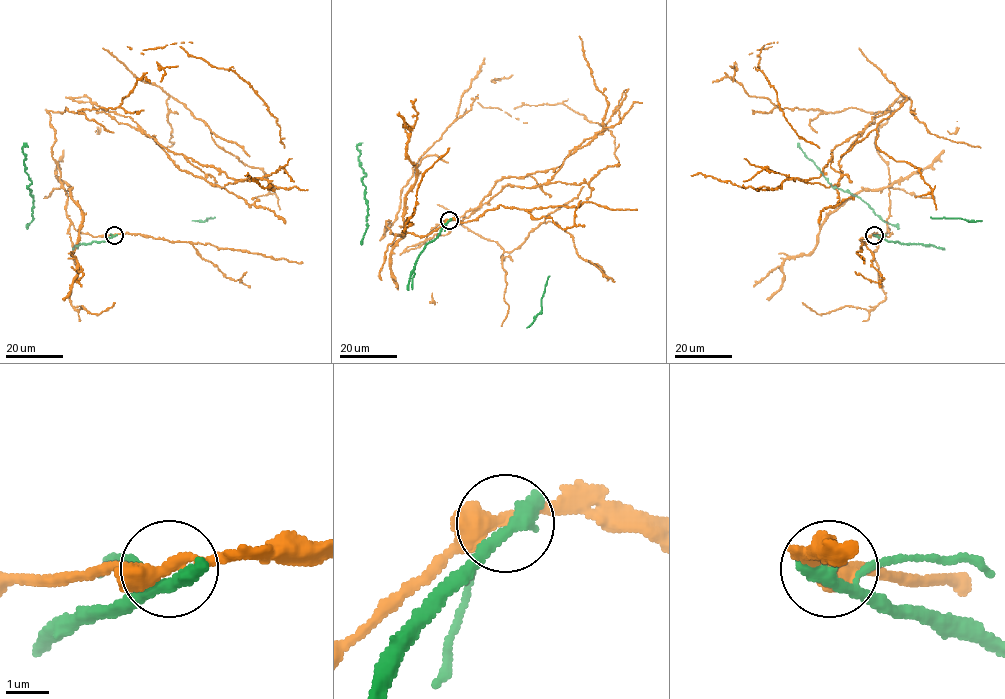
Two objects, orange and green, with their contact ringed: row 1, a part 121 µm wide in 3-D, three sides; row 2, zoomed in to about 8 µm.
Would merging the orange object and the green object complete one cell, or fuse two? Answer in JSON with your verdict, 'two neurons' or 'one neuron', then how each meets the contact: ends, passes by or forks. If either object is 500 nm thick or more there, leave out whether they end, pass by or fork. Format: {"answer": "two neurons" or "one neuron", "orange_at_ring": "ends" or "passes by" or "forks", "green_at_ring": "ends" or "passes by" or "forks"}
{"answer": "two neurons", "orange_at_ring": "passes by", "green_at_ring": "passes by"}

